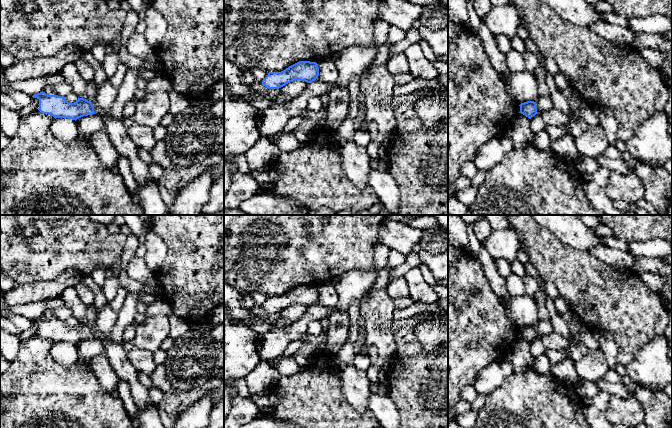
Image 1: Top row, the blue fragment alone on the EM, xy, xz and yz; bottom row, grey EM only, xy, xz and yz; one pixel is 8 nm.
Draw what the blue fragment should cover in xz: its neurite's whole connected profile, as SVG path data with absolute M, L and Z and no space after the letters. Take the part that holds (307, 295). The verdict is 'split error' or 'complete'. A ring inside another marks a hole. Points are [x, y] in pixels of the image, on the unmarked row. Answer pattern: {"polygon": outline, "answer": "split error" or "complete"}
{"polygon": "M299 285L281 296L269 296L262 304L262 309L268 313L279 313L295 305L312 307L319 300L319 291L316 286Z", "answer": "complete"}

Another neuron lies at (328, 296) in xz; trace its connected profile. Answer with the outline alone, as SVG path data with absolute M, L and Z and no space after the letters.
M329 281L320 285L318 287L318 291L319 303L329 308L334 308L337 305L339 301L339 296L335 289L334 282Z

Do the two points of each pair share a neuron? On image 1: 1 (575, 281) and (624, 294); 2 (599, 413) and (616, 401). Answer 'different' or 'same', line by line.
1: same
2: different

